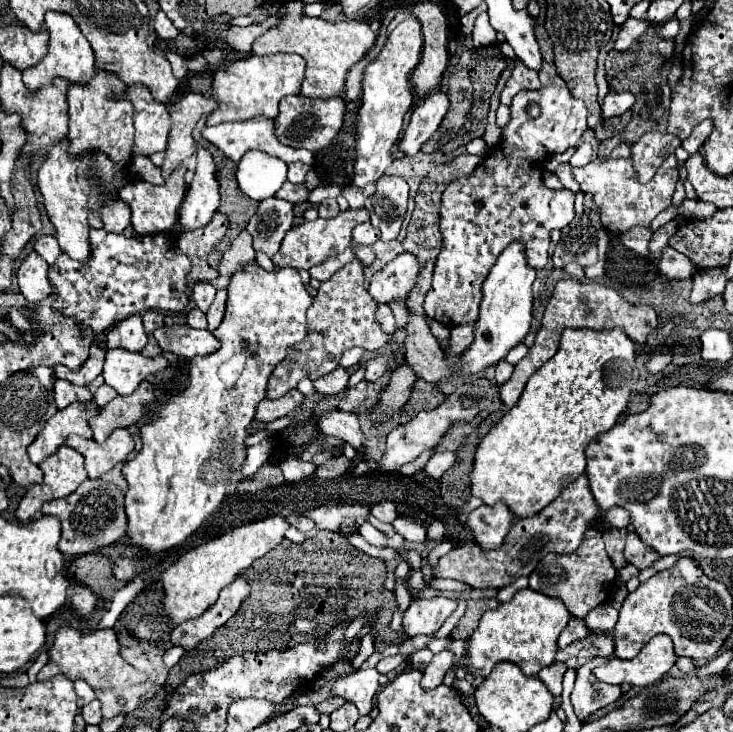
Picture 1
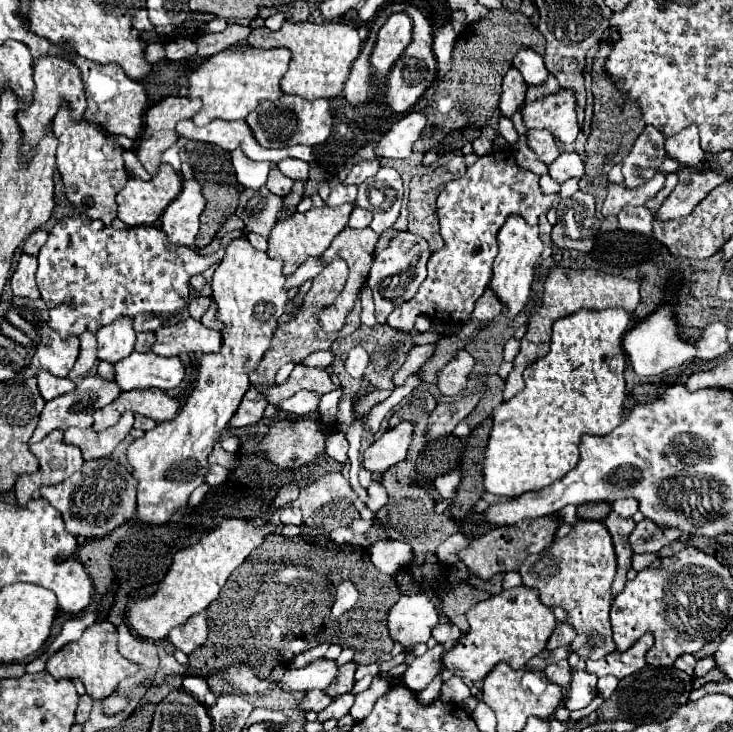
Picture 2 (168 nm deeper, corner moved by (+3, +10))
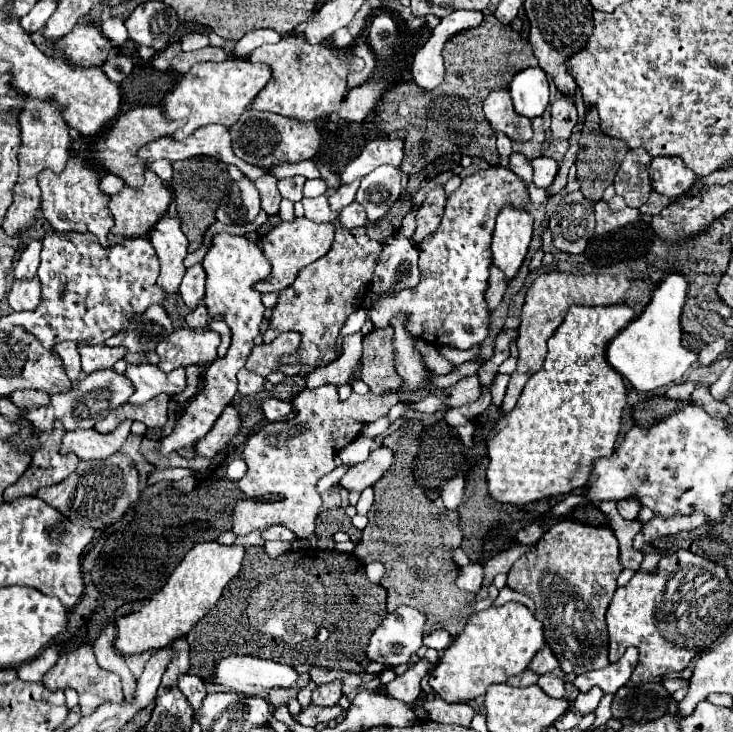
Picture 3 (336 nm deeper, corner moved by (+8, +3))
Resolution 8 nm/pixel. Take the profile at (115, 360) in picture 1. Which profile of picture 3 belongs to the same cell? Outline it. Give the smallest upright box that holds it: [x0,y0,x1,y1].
[125,363,185,405]

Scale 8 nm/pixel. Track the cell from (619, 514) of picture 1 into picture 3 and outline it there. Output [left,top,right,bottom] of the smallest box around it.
[617,499,641,519]

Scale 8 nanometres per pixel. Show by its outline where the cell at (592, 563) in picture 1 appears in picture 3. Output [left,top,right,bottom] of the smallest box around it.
[507,521,623,675]

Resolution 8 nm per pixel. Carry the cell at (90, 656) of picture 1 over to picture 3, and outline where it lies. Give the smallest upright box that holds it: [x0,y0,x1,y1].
[43,645,123,715]

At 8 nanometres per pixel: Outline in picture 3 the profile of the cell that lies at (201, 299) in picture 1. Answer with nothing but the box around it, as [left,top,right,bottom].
[179,265,205,309]

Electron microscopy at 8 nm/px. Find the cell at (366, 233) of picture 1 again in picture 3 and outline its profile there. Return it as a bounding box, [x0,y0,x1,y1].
[339,201,365,229]

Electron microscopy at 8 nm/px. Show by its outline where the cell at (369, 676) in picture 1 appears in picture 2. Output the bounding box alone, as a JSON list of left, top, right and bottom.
[278,660,338,692]

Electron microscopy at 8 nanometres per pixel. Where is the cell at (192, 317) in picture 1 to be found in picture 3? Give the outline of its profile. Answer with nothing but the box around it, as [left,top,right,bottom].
[185,305,222,329]

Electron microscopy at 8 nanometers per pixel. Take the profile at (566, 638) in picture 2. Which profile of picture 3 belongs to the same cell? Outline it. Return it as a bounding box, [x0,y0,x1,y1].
[529,645,559,675]

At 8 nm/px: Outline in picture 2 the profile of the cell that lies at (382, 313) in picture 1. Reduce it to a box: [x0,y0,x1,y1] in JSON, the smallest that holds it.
[360,288,376,326]

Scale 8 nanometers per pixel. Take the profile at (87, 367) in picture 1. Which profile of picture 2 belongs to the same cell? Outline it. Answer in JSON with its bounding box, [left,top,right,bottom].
[68,332,98,380]

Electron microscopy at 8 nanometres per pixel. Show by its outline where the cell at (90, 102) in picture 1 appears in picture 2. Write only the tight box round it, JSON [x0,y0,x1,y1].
[52,104,128,226]

